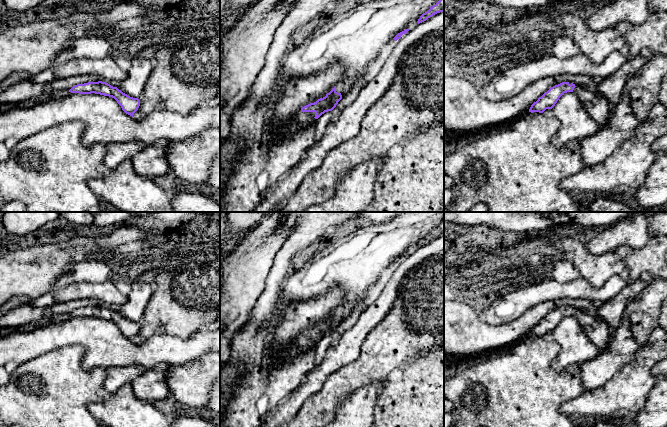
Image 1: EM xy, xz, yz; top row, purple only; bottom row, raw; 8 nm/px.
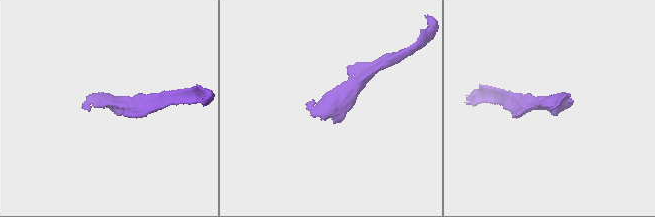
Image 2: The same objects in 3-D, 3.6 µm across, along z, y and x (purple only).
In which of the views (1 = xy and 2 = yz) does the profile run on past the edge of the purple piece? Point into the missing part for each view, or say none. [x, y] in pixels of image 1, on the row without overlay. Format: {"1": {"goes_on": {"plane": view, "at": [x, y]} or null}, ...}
{"1": {"goes_on": null}, "2": {"goes_on": {"plane": "yz", "at": [599, 332]}}}

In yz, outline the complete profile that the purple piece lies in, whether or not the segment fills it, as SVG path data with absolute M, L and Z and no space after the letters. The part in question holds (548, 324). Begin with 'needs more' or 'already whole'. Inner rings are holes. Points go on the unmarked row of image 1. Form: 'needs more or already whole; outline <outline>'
needs more; outline M562 306L551 311L531 329L529 336L543 337L546 333L552 333L559 322L567 316L573 316L578 320L585 333L600 351L608 347L613 329L597 316L570 306Z

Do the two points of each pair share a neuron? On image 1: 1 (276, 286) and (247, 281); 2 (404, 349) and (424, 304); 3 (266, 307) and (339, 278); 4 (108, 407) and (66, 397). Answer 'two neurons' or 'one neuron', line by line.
1: two neurons
2: one neuron
3: two neurons
4: two neurons

